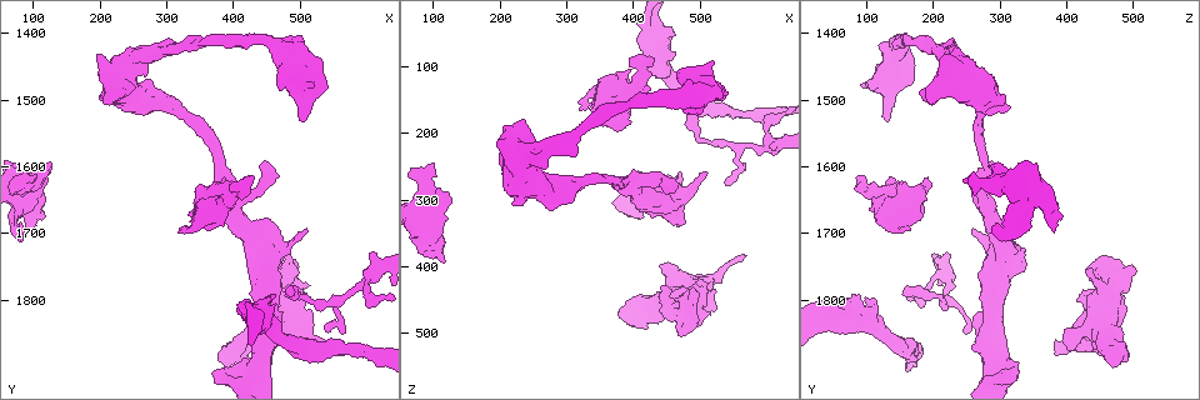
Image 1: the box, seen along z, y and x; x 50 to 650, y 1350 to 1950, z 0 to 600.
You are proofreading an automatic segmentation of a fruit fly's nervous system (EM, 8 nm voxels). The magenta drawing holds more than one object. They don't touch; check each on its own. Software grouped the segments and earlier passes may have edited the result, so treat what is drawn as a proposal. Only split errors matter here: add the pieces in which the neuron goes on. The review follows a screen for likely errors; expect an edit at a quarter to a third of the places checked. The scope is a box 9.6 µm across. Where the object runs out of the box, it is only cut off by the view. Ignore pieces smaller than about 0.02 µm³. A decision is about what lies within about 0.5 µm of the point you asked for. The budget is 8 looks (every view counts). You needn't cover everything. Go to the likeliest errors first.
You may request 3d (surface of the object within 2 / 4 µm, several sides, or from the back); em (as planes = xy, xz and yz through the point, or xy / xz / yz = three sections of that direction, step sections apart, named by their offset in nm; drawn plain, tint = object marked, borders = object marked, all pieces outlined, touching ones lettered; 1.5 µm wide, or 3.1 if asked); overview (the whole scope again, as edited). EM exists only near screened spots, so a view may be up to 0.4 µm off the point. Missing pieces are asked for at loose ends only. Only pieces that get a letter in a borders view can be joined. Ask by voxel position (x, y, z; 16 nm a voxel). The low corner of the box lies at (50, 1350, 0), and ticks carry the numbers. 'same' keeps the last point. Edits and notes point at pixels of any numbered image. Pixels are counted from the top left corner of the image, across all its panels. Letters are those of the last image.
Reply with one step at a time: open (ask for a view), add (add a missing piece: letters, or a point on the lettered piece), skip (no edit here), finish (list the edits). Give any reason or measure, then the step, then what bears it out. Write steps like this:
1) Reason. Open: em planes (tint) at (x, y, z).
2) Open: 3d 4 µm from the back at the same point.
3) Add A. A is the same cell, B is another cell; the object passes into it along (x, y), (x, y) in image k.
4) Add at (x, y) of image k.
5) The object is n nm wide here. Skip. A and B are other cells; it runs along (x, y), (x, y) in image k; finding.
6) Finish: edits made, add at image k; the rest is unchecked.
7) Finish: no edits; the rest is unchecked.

Free end. Open: em planes (tint) at (475, 1835, 260).

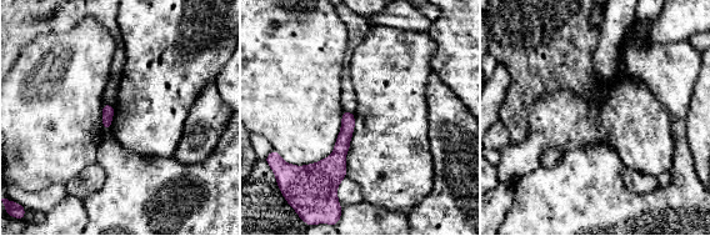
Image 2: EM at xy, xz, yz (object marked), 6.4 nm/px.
See the neighbours. Open: em planes (borders) at the same point.

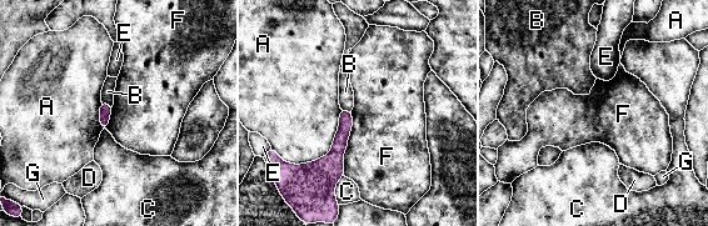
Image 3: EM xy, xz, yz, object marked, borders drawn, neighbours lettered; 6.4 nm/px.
Skip. A, B, C, D, E, F and G are other cells; a border runs along (352, 111), (343, 175) in image 3; none of them fits.

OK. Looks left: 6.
Thick end. Open: em yz step 4 (tint) at (90, 1700, 380).

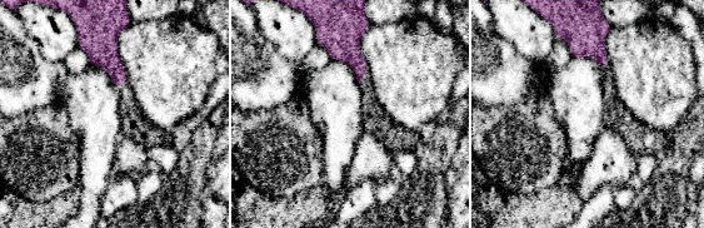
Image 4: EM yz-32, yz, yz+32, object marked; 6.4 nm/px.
Cut it another way. Open: em xy step 4 (borders) at the same point.

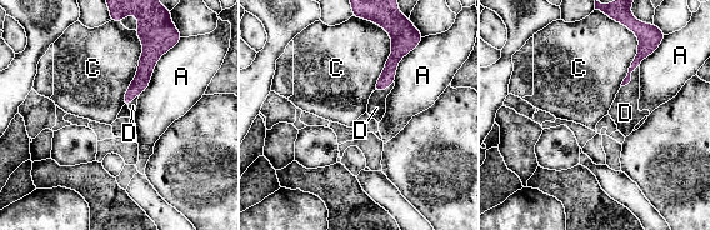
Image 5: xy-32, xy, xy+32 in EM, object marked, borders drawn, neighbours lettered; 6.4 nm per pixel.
Add D. D is the same cell, A and C are other cells; it goes on there.

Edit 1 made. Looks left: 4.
Branch stops here. Open: em planes (borders) at (390, 1900, 465).

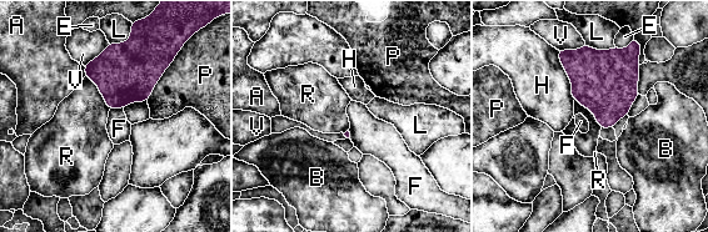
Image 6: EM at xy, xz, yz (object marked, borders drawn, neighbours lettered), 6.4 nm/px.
Skip. A, B, E, F, H, L, P, R and V are other cells; no lettered piece goes on from it.

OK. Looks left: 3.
Finish: edits made, add at image 5; the rest is unchecked.

